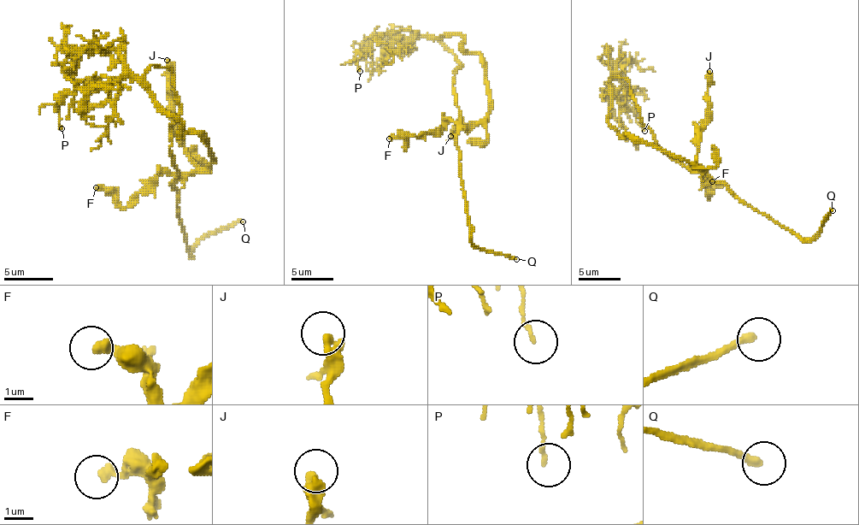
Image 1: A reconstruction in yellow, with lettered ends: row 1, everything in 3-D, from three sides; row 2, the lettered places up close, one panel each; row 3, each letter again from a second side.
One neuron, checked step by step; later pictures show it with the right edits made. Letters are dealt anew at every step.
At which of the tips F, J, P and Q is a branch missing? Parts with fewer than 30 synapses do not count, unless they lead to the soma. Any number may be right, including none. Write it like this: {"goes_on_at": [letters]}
{"goes_on_at": []}

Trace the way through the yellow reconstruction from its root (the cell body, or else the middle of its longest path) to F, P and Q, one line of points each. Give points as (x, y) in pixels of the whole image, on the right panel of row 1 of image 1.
F: (665, 151), (689, 168), (693, 170), (697, 167), (701, 170), (709, 198), (712, 181)
P: (665, 151), (642, 122), (630, 82), (614, 75), (610, 79), (608, 97), (619, 97), (636, 109), (644, 131)
Q: (665, 151), (689, 168), (708, 173), (716, 181), (725, 183), (741, 200), (803, 238), (811, 238), (832, 210)

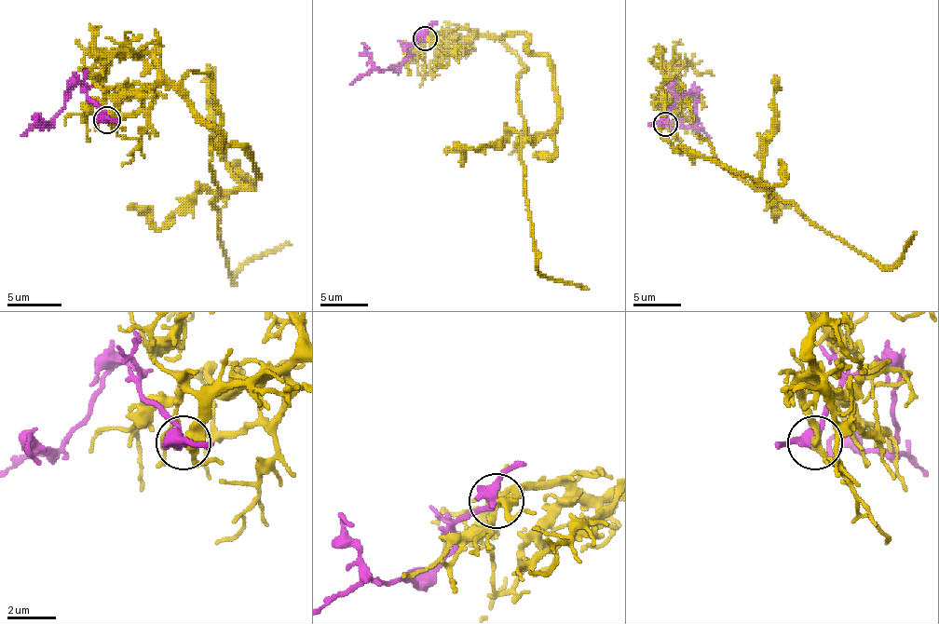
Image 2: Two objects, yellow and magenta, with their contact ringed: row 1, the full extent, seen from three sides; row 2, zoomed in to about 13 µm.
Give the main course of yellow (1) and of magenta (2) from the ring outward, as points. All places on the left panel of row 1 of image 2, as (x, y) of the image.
1: (105, 119), (122, 97), (176, 84), (190, 70), (207, 73), (220, 116), (210, 165), (231, 279), (291, 244)
2: (105, 119), (84, 87), (73, 84), (65, 105), (51, 119), (46, 122), (37, 116), (37, 125), (43, 129)

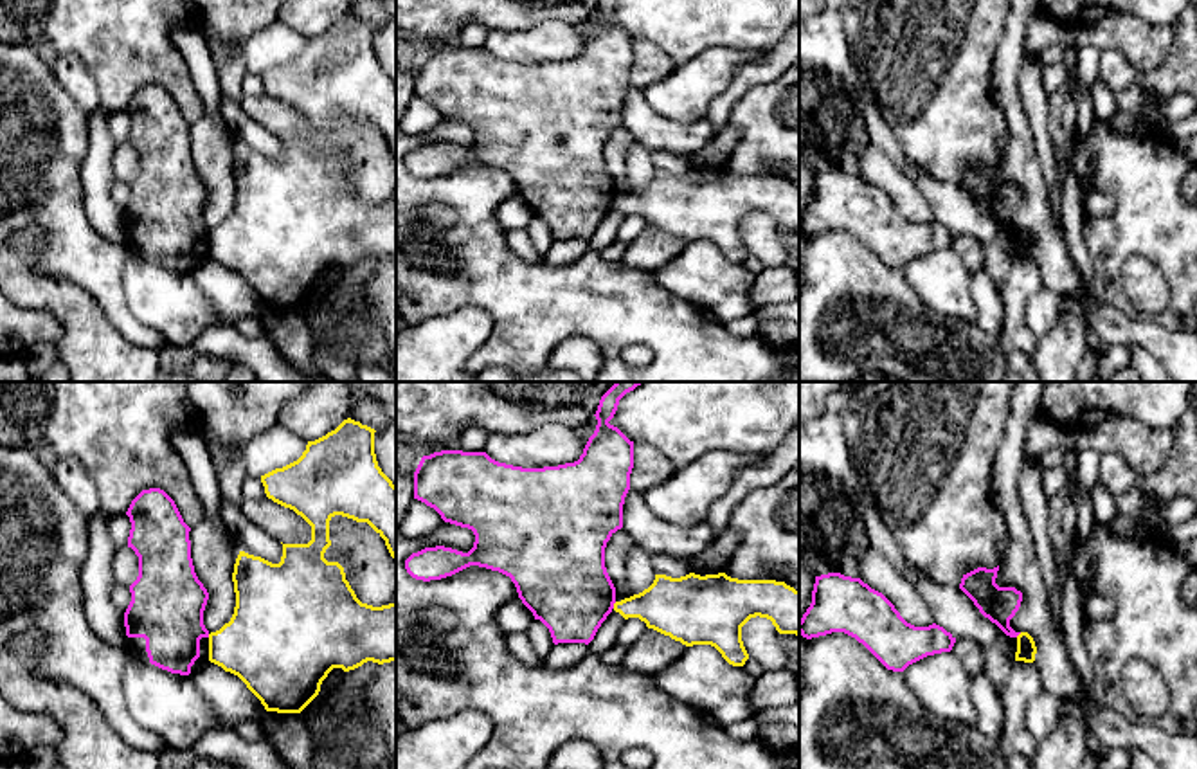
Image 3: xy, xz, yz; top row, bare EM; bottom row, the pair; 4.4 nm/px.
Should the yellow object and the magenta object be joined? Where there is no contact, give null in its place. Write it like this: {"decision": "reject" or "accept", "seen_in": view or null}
{"decision": "reject", "seen_in": "xz"}

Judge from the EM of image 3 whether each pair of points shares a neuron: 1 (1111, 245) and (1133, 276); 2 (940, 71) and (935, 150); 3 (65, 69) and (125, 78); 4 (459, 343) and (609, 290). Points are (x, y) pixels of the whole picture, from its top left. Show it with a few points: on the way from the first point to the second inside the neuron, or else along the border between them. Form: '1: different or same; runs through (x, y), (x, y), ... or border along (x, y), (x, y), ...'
1: different; border along (1142, 254), (1129, 256), (1122, 269), (1131, 303)
2: same; runs through (940, 90), (940, 130)
3: different; border along (51, 53), (80, 60), (96, 83), (101, 107)
4: different; border along (476, 305), (490, 316), (492, 332), (465, 362)

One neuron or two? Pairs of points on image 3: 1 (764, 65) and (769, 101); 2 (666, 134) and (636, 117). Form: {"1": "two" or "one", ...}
{"1": "two", "2": "one"}

